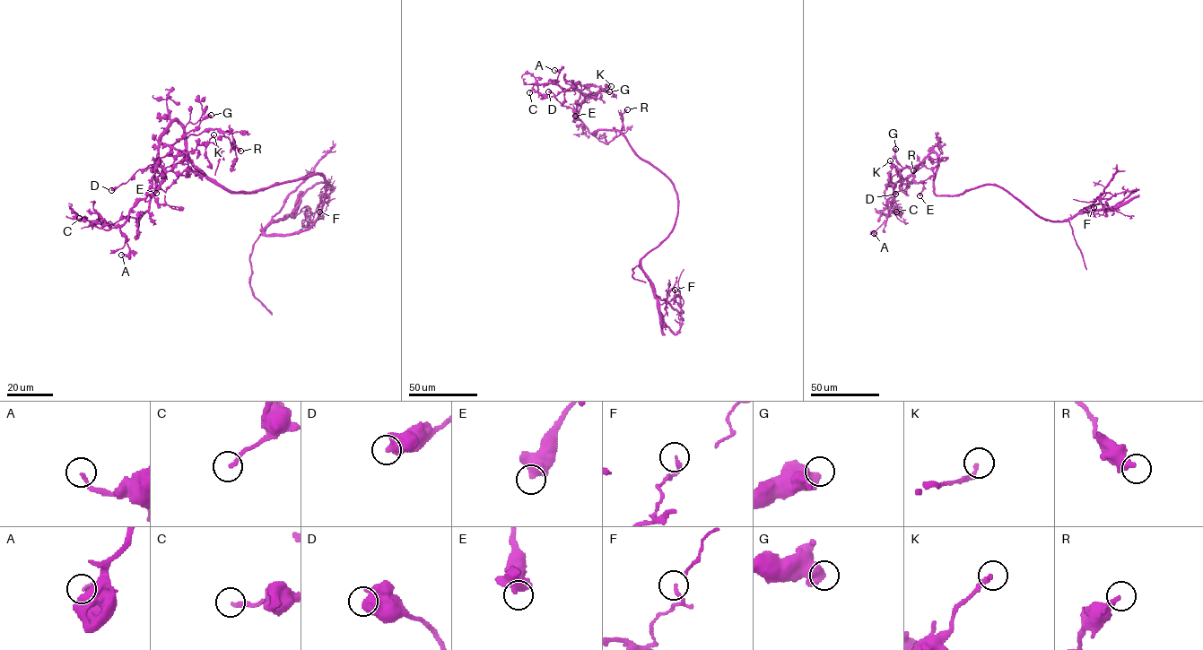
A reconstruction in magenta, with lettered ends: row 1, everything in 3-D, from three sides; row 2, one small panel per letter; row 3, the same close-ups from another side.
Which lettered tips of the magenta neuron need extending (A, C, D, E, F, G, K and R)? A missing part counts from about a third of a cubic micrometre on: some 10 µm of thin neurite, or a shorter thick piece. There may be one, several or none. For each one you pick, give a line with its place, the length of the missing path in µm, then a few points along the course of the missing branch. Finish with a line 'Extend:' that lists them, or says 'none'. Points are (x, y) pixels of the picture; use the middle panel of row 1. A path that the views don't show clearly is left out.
Extend: none

